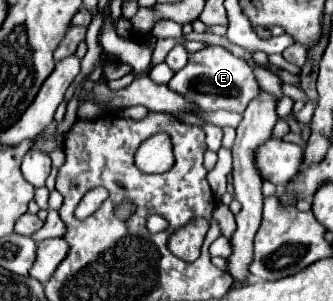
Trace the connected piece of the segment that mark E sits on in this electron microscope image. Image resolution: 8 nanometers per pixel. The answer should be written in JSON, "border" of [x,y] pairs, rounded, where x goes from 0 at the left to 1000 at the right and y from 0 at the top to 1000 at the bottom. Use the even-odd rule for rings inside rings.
{"border":[[[622,153],[574,179],[562,219],[544,226],[514,259],[508,292],[550,312],[562,332],[598,346],[598,359],[610,359],[616,372],[640,372],[640,365],[736,372],[754,326],[778,312],[778,279],[760,252],[754,219],[730,193],[694,179],[682,159],[664,153]]]}

